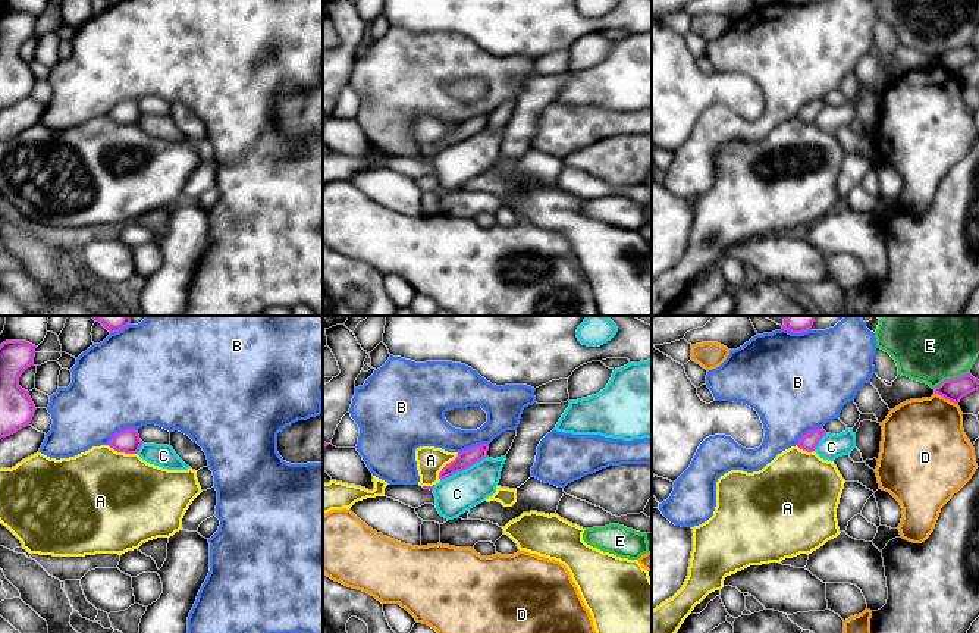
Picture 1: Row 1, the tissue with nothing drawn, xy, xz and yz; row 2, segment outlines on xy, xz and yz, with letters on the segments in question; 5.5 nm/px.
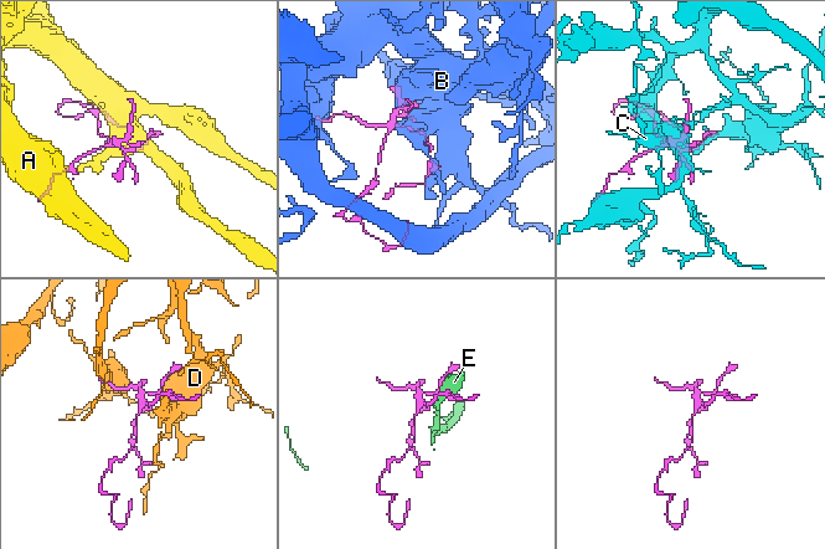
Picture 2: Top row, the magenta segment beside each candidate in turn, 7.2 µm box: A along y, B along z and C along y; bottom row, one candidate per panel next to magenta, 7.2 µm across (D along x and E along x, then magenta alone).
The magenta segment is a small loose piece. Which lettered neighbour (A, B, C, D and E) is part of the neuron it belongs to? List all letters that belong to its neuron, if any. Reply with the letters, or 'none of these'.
C

